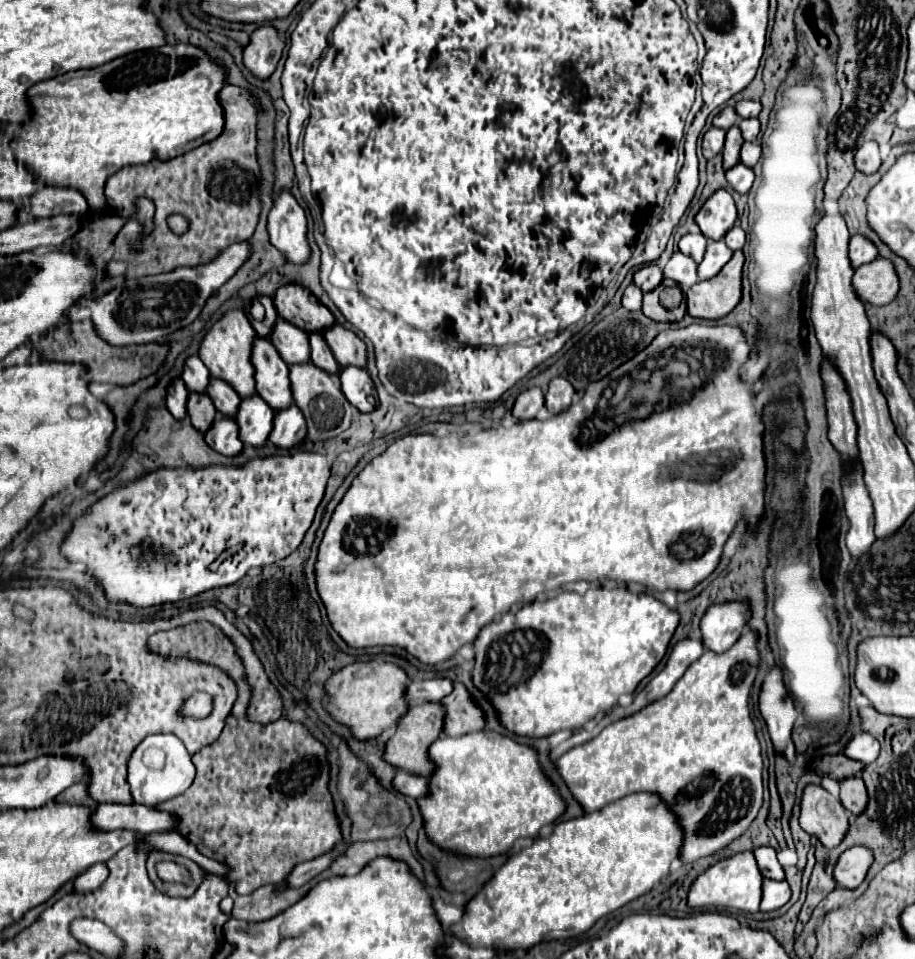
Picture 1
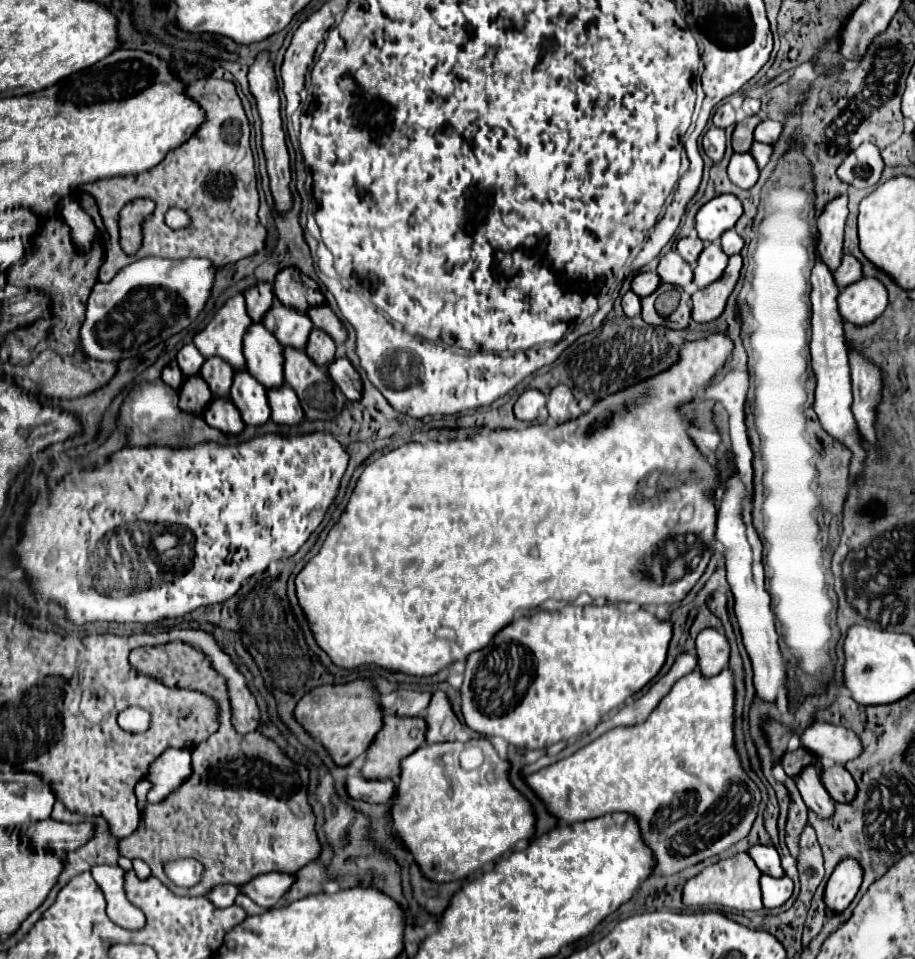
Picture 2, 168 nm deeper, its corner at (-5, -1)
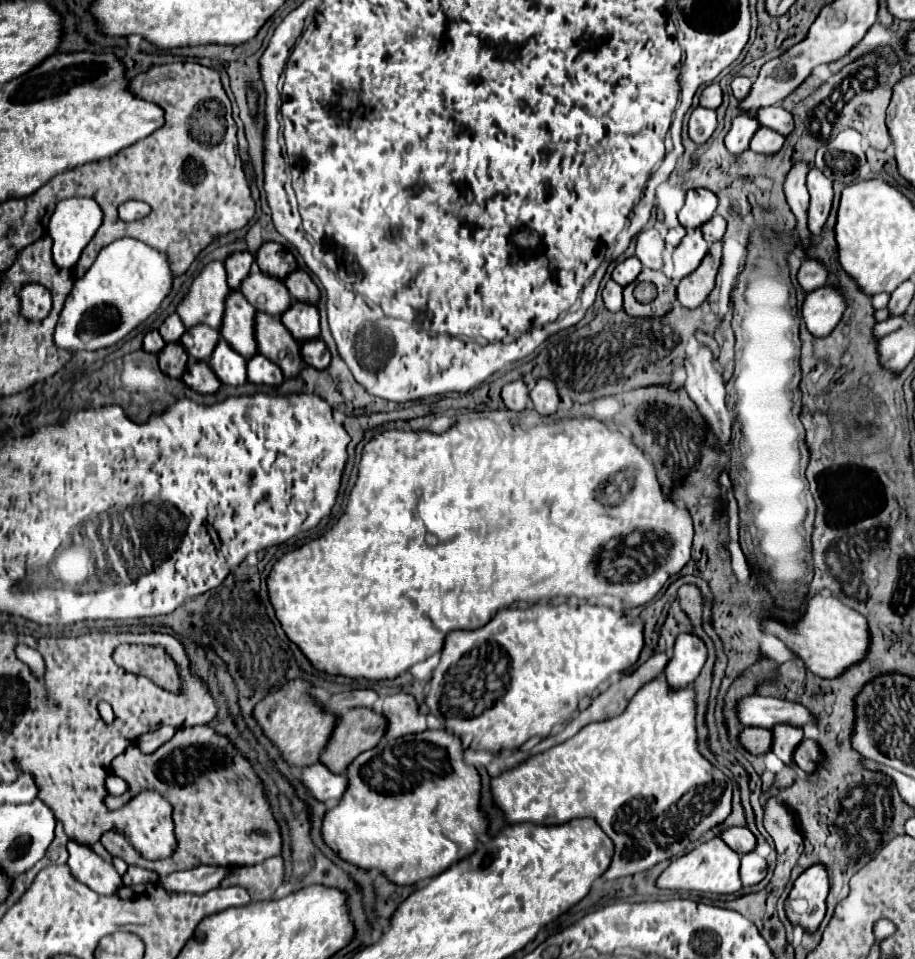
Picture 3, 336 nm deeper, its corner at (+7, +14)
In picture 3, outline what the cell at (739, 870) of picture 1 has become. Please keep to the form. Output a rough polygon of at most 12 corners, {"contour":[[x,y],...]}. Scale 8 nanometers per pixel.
{"contour":[[712,838],[676,858],[662,890],[732,894],[740,856]]}

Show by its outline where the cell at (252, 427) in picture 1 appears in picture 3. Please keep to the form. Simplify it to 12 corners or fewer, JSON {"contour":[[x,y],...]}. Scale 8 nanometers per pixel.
{"contour":[[222,338],[210,366],[224,384],[246,382],[246,360]]}

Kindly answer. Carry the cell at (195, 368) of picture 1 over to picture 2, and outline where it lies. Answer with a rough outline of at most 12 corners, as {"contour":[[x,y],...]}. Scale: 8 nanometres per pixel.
{"contour":[[184,345],[176,359],[184,377],[194,377],[206,359],[194,347]]}

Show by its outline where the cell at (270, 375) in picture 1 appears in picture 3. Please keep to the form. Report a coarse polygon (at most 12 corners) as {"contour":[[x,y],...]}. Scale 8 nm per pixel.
{"contour":[[226,296],[220,336],[246,360],[258,352],[254,306]]}

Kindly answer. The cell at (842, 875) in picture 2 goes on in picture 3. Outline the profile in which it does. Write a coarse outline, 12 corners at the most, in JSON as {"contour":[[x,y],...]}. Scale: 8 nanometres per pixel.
{"contour":[[806,868],[786,898],[786,916],[814,934],[826,912],[828,874]]}

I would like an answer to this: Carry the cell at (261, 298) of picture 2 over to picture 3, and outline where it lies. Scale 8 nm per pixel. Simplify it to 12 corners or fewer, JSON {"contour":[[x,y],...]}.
{"contour":[[234,252],[224,260],[228,284],[238,290],[250,274],[254,256]]}

